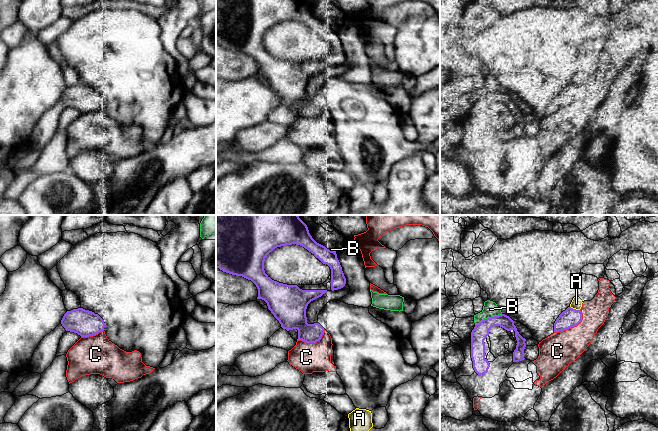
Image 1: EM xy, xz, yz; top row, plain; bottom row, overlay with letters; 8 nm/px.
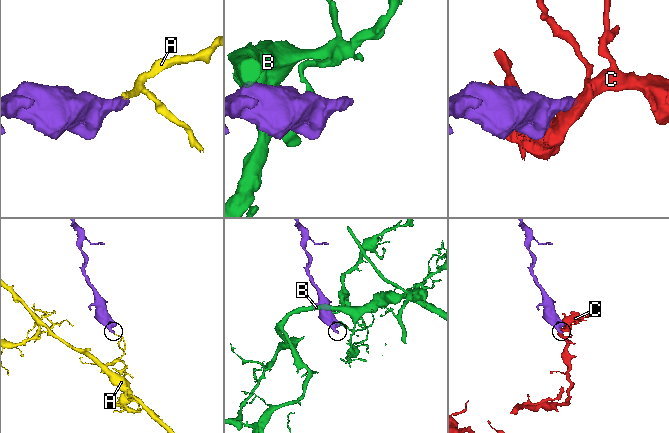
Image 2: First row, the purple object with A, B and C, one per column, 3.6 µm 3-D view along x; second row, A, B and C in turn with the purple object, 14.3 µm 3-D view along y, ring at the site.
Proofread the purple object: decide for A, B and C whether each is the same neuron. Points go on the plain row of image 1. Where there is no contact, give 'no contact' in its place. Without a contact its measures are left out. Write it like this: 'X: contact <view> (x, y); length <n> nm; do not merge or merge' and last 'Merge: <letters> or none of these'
A: contact yz (575, 85); length 90 nm; do not merge
B: contact yz (488, 94); length 240 nm; do not merge
C: contact yz (572, 102); length 280 nm; do not merge
Merge: none of these

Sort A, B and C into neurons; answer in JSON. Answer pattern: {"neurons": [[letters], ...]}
{"neurons": [["A"], ["B"], ["C"]]}

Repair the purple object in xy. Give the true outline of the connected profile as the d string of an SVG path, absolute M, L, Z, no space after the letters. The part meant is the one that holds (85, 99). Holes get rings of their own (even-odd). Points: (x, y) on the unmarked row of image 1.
M83 84L67 87L62 96L66 107L74 108L81 113L89 113L104 106L104 96L92 87Z

